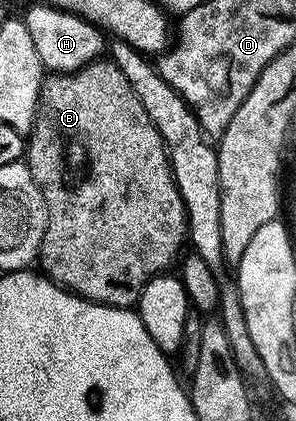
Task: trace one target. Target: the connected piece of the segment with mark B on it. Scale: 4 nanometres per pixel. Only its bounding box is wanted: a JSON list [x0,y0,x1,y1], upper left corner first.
[25,59,189,310]

